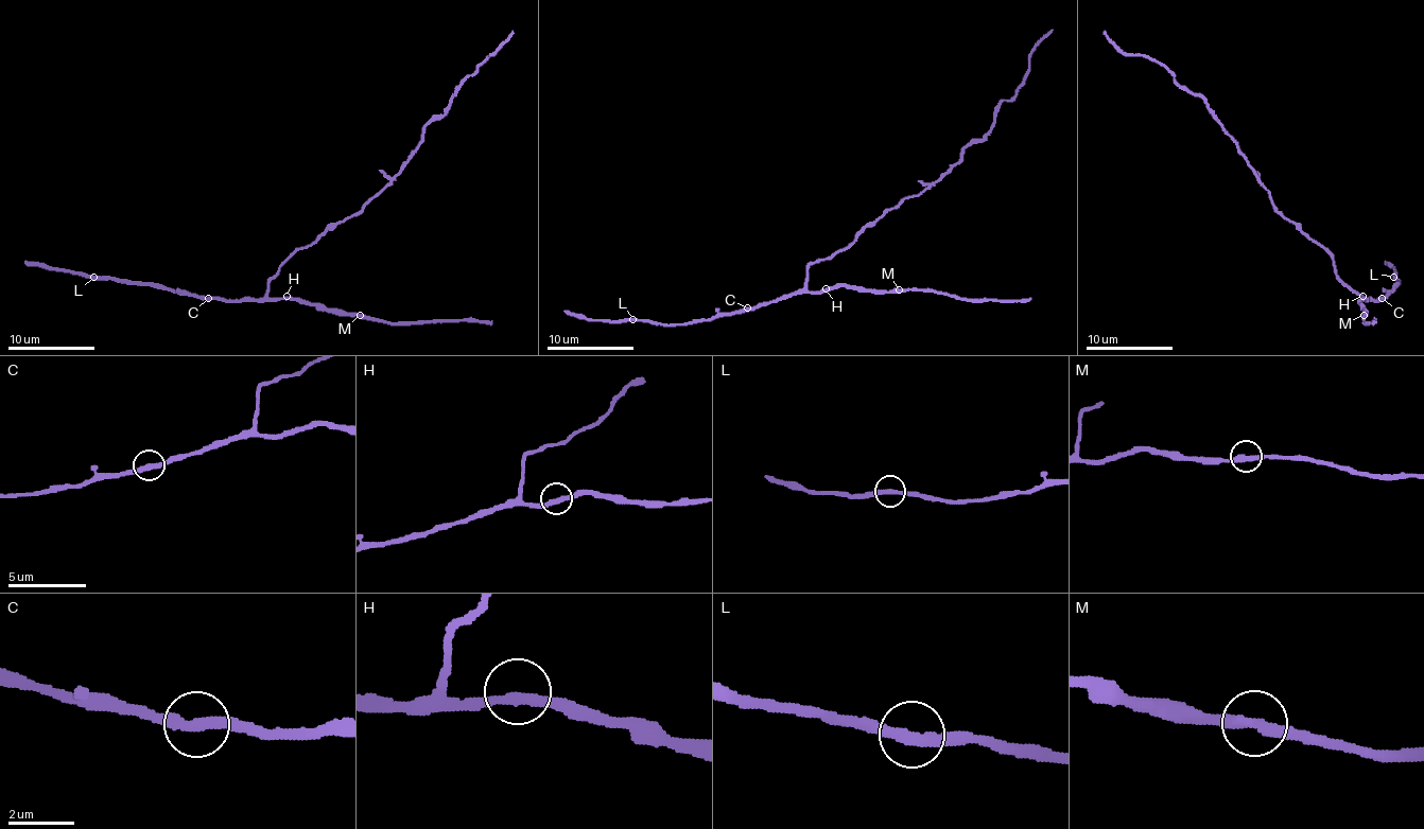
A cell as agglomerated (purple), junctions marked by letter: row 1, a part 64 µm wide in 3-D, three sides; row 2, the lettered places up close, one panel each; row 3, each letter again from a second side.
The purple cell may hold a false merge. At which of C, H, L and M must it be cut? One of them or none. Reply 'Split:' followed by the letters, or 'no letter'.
Split: no letter

